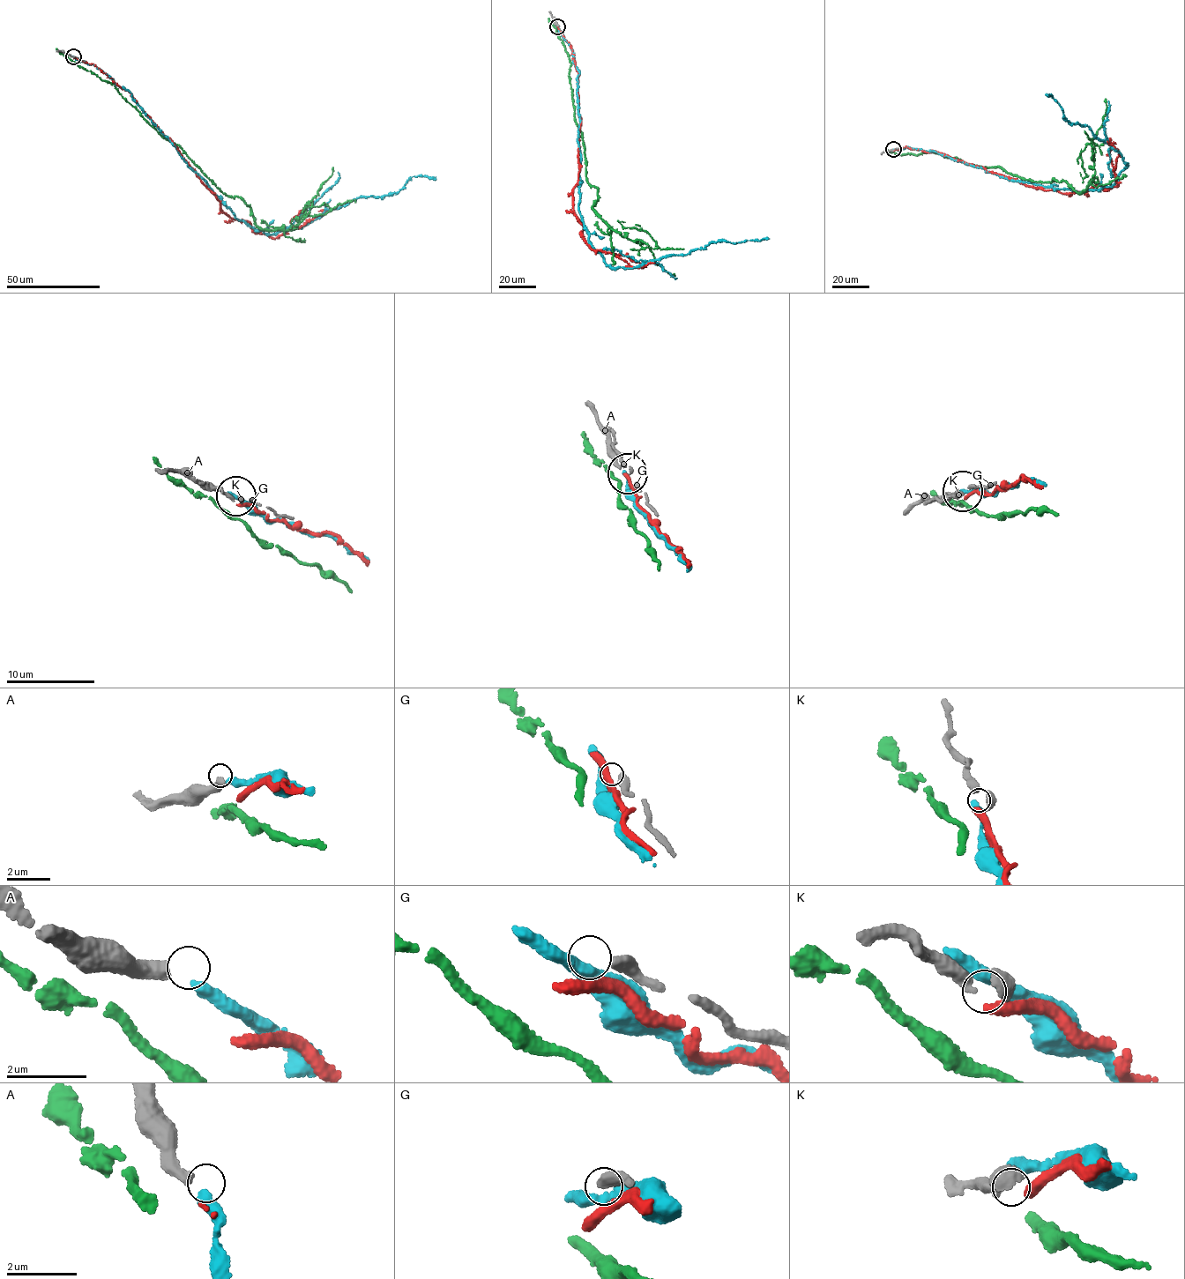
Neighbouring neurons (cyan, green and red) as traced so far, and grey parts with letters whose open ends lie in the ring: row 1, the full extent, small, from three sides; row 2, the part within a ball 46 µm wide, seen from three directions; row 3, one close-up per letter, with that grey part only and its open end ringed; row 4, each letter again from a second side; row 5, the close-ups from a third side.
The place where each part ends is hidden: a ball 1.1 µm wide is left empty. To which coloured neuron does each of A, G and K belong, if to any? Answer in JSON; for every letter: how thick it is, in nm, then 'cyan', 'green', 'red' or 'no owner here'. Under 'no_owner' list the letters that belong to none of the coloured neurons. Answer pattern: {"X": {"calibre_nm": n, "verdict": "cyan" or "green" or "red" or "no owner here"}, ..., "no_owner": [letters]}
{"A": {"calibre_nm": 360, "verdict": "cyan"}, "G": {"calibre_nm": 340, "verdict": "no owner here"}, "K": {"calibre_nm": 340, "verdict": "red"}, "no_owner": ["G"]}

